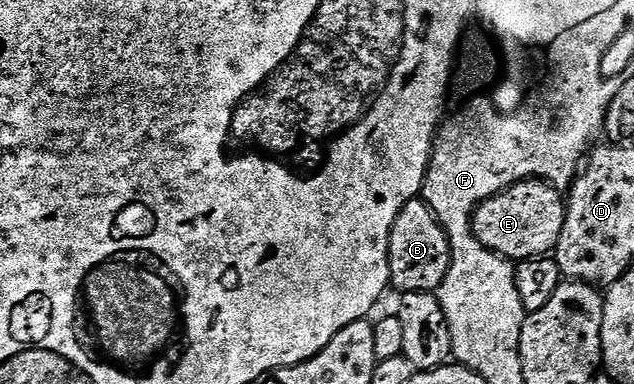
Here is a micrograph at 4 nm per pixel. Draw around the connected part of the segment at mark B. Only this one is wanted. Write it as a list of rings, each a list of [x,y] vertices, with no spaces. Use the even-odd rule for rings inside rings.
[[[423,200],[408,202],[389,228],[389,284],[401,294],[436,291],[449,271],[449,241]]]

